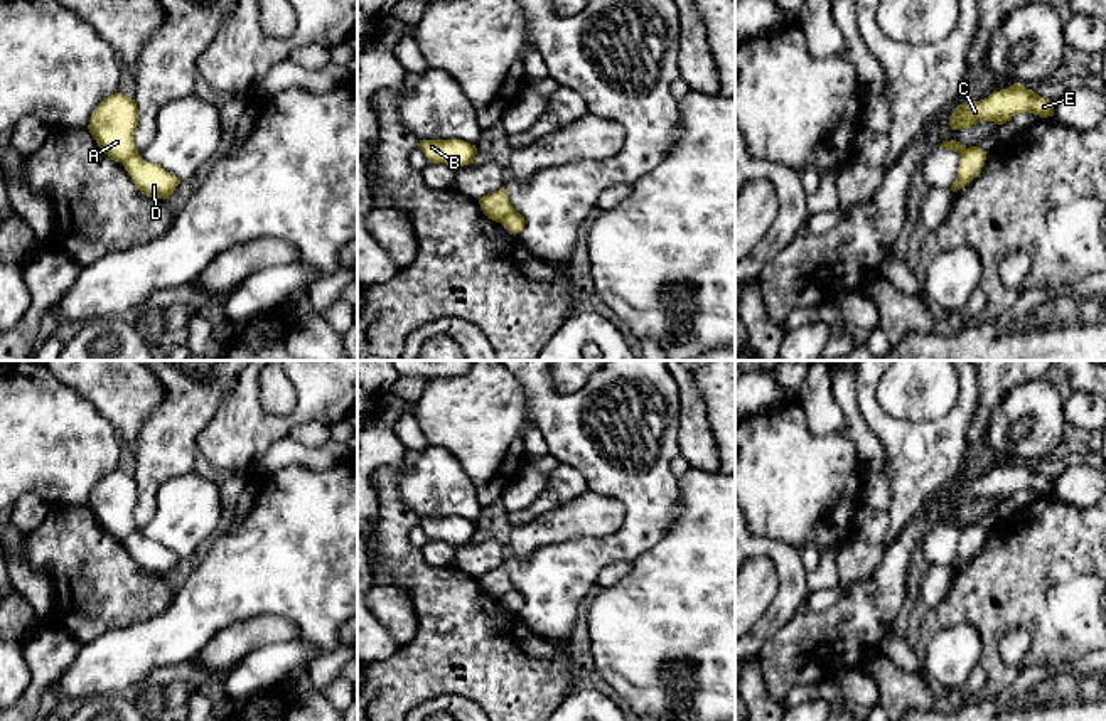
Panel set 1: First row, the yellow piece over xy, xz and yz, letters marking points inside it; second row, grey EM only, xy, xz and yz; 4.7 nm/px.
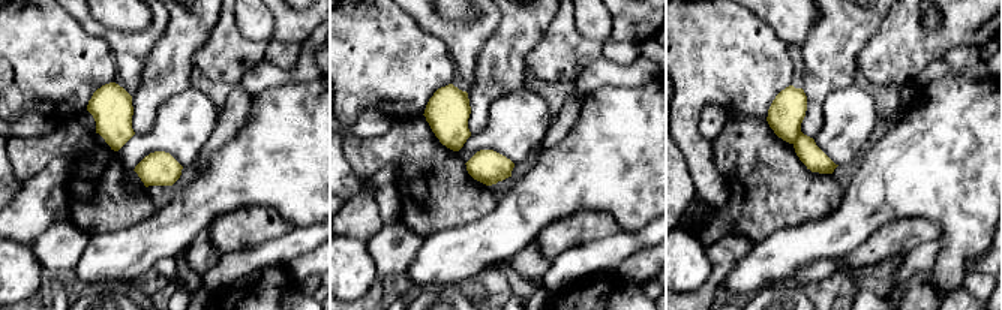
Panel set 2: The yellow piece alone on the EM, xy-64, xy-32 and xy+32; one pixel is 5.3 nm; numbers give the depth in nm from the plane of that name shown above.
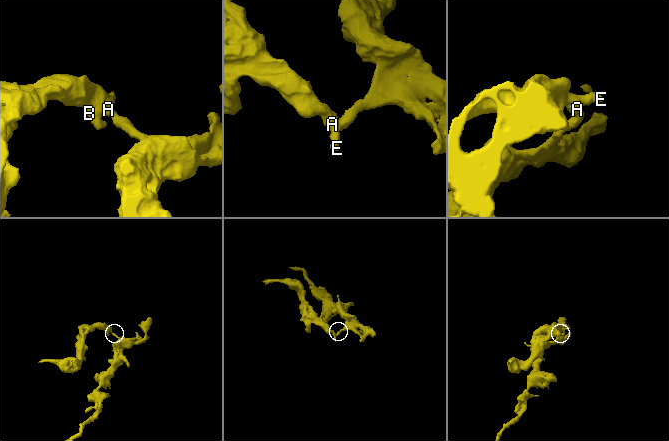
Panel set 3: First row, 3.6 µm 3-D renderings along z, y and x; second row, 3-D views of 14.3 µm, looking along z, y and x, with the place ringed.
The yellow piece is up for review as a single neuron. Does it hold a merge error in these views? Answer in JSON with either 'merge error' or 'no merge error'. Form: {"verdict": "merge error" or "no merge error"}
{"verdict": "merge error"}

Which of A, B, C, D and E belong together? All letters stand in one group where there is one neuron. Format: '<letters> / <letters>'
A B C E / D

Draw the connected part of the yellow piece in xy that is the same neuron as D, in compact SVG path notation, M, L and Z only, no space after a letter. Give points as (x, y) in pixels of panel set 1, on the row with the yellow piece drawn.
M138 152L123 163L135 187L147 197L167 199L180 180L157 163L145 162Z

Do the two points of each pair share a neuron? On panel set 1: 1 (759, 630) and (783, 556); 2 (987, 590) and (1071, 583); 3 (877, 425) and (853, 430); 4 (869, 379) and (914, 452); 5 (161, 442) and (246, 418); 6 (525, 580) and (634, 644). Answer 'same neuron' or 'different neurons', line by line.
1: same neuron
2: same neuron
3: different neurons
4: same neuron
5: different neurons
6: different neurons

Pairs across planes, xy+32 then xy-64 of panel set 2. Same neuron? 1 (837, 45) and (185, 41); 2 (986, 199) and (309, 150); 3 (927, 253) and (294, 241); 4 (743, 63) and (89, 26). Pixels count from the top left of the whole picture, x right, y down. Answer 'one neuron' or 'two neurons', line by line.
1: one neuron
2: one neuron
3: one neuron
4: two neurons

